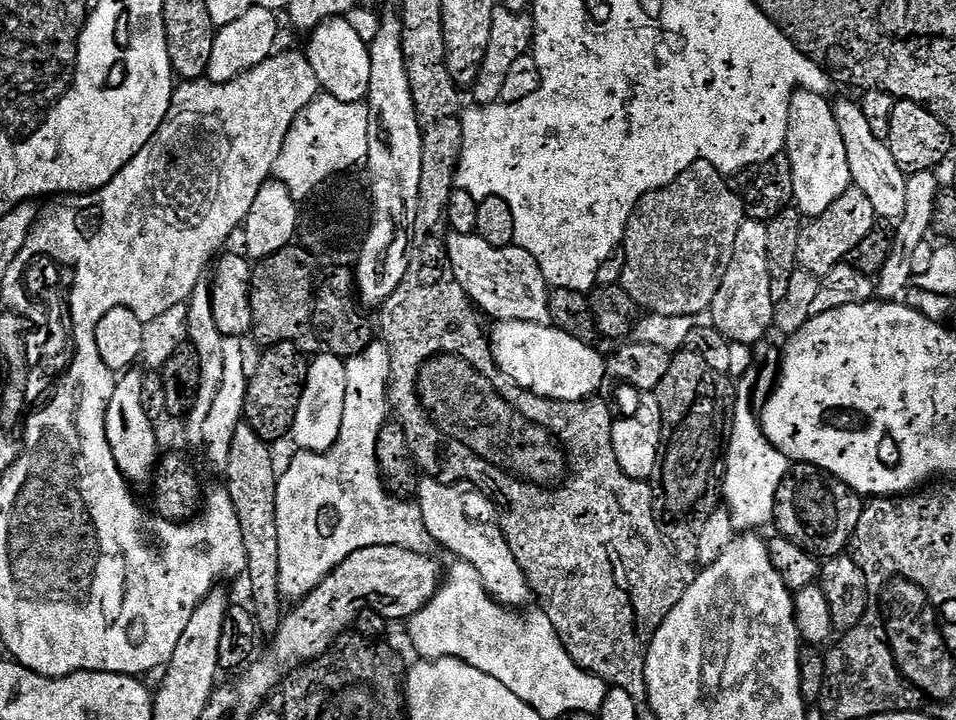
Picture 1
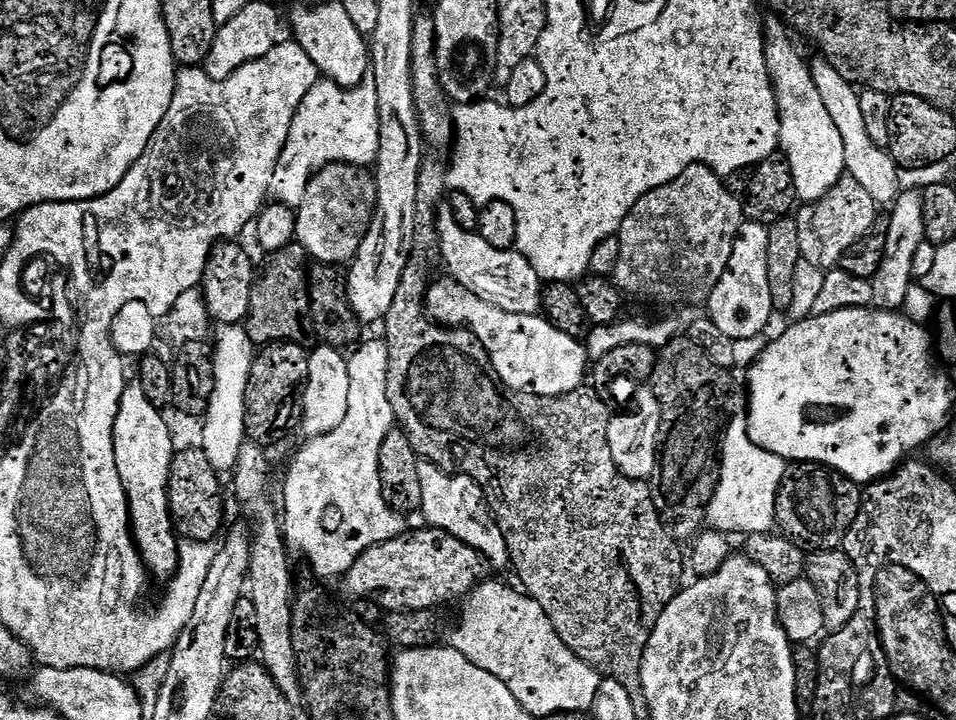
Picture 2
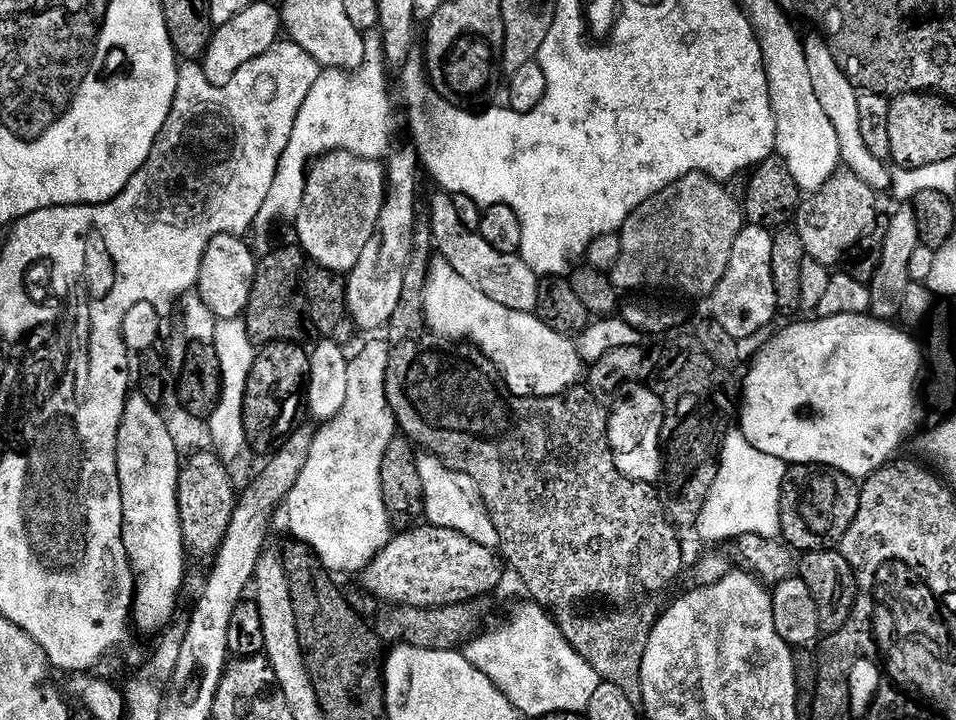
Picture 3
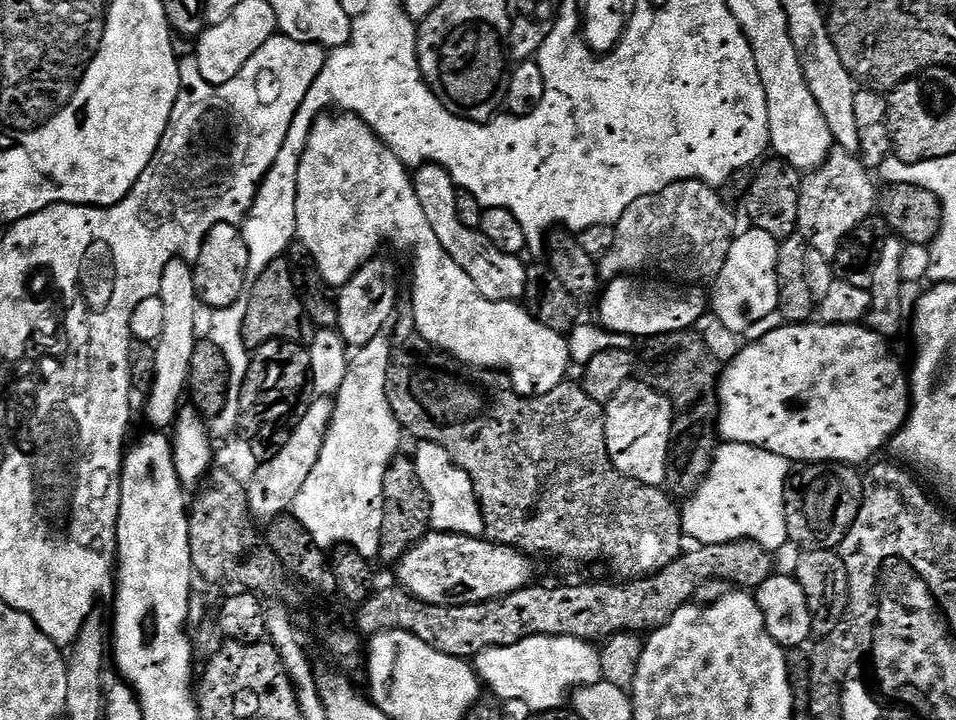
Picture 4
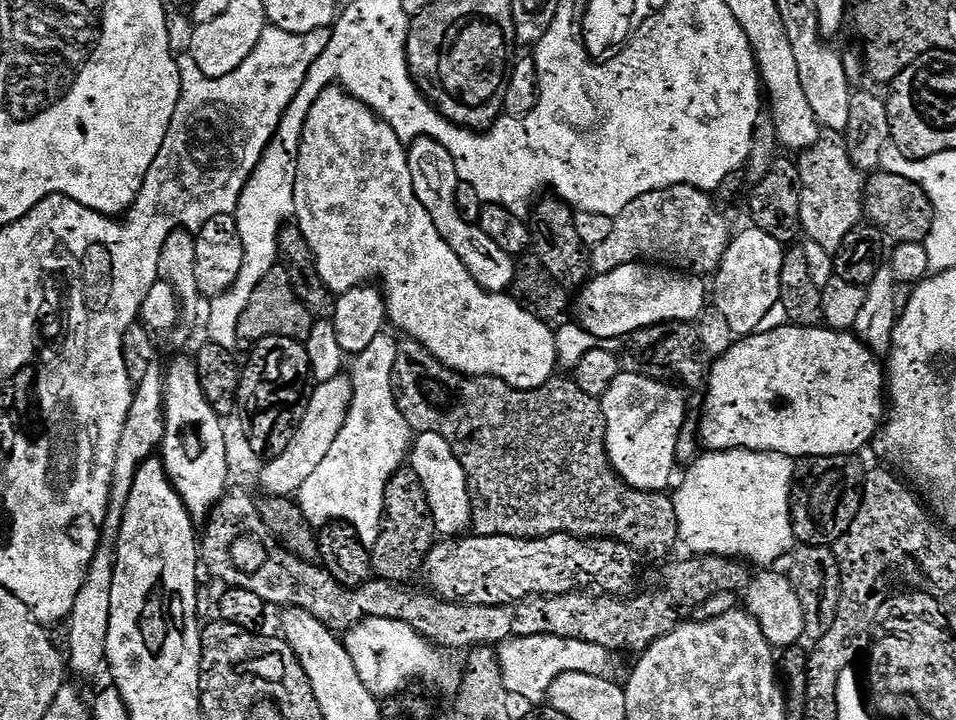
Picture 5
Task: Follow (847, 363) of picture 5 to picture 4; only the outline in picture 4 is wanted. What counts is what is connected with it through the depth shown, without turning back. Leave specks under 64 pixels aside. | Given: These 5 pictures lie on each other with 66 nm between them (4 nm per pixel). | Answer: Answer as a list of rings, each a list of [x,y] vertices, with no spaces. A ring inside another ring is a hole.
[[[809,322],[807,324],[779,325],[772,328],[765,336],[757,338],[753,344],[745,343],[732,361],[721,371],[718,381],[718,436],[721,441],[730,444],[749,444],[755,448],[765,448],[767,452],[778,454],[789,462],[807,462],[810,464],[847,464],[849,466],[867,465],[873,459],[872,455],[880,447],[887,445],[908,418],[910,407],[910,376],[900,365],[898,357],[892,353],[887,339],[872,328],[859,324],[822,324]]]

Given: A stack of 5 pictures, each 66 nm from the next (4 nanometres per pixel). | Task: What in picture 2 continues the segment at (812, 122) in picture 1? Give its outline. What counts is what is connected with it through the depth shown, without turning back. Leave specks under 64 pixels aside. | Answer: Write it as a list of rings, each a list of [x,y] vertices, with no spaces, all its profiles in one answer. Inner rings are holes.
[[[775,14],[769,17],[762,24],[764,53],[779,108],[780,150],[790,162],[797,199],[812,203],[821,200],[845,175],[842,134],[838,134],[834,121],[830,119],[826,105],[822,103],[822,94],[818,94],[818,86],[814,86],[811,67],[799,56],[788,26]]]

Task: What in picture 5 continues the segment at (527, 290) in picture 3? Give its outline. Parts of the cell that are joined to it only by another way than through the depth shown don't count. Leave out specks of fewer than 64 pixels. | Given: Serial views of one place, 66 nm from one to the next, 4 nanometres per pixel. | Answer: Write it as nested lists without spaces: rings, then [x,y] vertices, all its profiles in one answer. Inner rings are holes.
[[[420,136],[411,141],[408,148],[408,165],[410,174],[414,178],[414,194],[418,194],[418,202],[426,206],[426,214],[430,214],[430,222],[438,229],[438,234],[462,258],[462,266],[470,270],[474,282],[482,286],[487,292],[507,293],[512,286],[512,279],[516,273],[516,260],[506,254],[506,250],[498,247],[488,235],[482,234],[479,223],[471,224],[458,214],[456,191],[460,185],[458,170],[454,170],[454,160],[450,152],[438,142],[428,136]]]

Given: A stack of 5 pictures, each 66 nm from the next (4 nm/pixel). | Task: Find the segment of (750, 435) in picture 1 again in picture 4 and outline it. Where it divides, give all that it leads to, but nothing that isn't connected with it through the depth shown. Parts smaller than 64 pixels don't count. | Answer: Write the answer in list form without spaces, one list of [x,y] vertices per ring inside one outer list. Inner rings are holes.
[[[721,443],[704,481],[687,497],[682,508],[682,532],[697,545],[753,540],[763,548],[777,550],[789,543],[784,513],[784,487],[790,462],[765,448],[749,444]]]

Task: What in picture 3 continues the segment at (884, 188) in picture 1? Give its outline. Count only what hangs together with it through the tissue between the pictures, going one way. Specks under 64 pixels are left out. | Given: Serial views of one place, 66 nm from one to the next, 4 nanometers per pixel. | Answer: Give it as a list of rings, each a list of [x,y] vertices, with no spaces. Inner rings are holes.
[[[819,31],[816,32],[803,37],[807,69],[810,70],[811,81],[814,82],[814,94],[818,94],[818,102],[822,102],[822,110],[826,110],[830,123],[834,125],[834,130],[838,130],[840,159],[847,169],[850,169],[867,184],[887,185],[890,180],[889,165],[883,160],[874,158],[874,154],[870,154],[870,149],[866,147],[866,141],[862,139],[862,130],[858,123],[860,92],[856,85],[850,82],[848,75],[838,66],[827,39]]]

